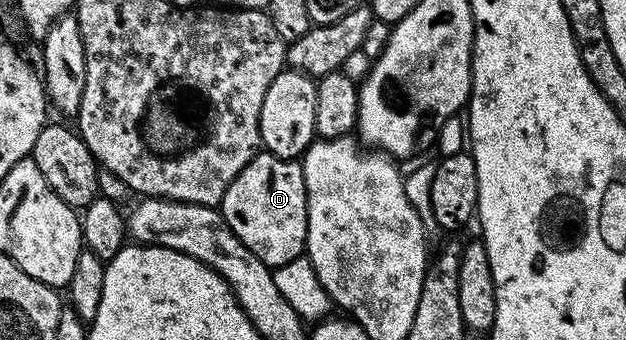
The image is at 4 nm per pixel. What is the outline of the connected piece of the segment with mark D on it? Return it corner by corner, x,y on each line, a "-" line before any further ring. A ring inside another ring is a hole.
259,152
247,168
231,180
227,192
221,197
219,209
231,232
235,232
235,236
239,236
245,247
259,256
265,266
280,268
306,253
307,192
300,161

